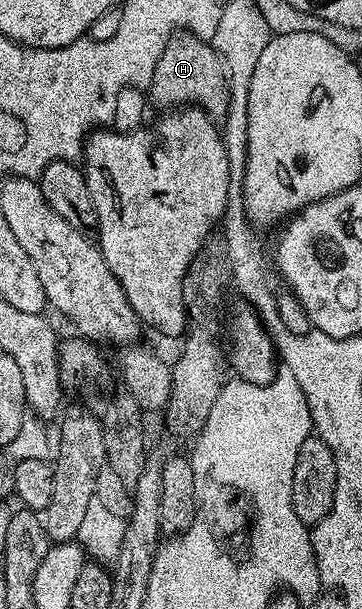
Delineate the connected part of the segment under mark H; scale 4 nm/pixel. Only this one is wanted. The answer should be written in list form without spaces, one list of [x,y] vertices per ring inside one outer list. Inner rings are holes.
[[[177,33],[169,40],[156,63],[149,96],[152,103],[154,100],[162,108],[191,105],[204,109],[214,118],[224,117],[229,105],[229,84],[224,60],[208,41],[200,40],[189,33]]]

